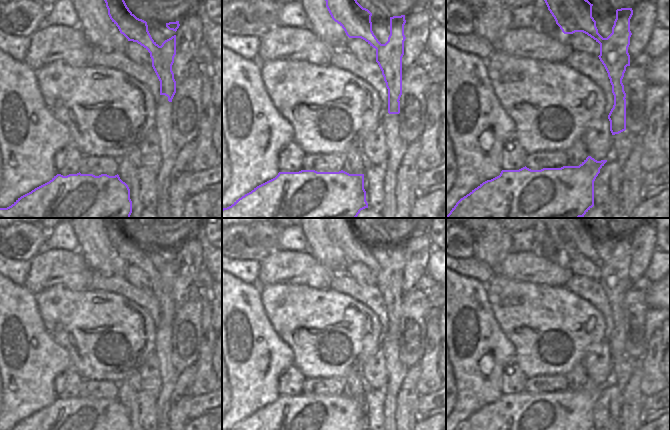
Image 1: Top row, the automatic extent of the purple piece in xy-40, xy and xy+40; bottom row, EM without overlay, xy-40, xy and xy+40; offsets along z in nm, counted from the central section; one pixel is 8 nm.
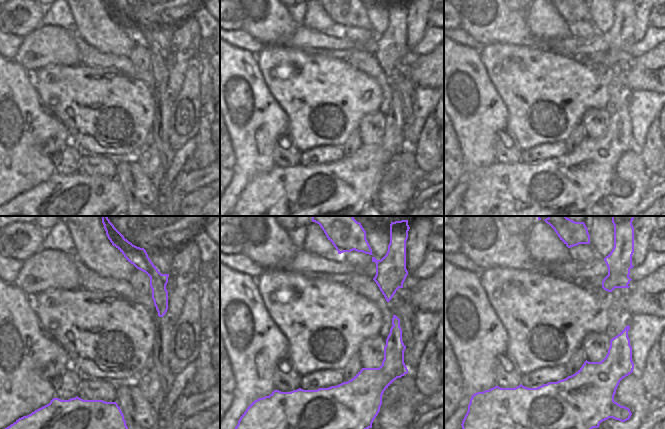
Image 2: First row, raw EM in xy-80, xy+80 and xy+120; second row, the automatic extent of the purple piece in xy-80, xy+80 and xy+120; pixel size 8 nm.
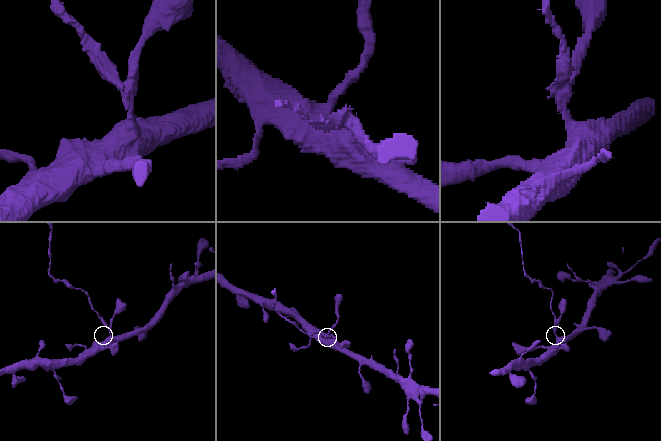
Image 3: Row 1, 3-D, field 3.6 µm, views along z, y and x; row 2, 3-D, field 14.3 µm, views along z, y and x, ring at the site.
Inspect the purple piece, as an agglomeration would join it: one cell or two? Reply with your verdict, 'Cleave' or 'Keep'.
Cleave.

